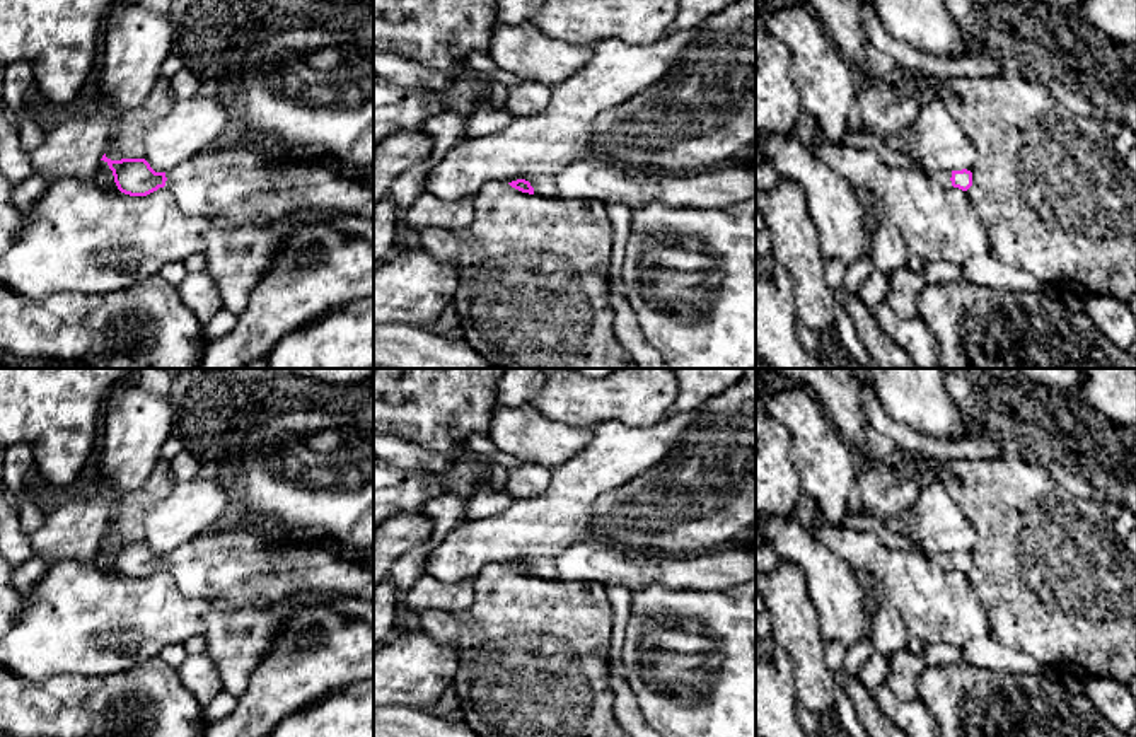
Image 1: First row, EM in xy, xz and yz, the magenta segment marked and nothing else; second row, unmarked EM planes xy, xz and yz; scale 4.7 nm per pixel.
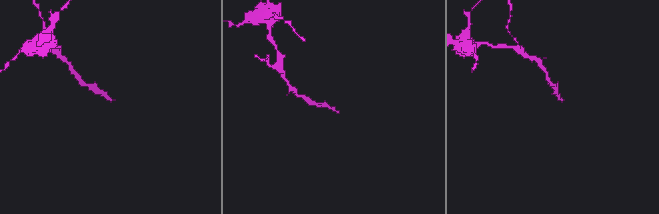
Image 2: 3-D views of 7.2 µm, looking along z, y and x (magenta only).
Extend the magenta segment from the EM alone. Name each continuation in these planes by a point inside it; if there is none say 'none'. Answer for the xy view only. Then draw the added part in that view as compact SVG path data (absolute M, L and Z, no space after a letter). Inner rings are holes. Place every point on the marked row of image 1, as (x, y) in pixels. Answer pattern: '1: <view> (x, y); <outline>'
1: xy (229, 186); M203 150L165 172L165 186L188 215L205 215L213 223L242 225L252 220L275 222L302 212L345 212L374 222L374 186L333 174L317 162L285 160L247 150Z

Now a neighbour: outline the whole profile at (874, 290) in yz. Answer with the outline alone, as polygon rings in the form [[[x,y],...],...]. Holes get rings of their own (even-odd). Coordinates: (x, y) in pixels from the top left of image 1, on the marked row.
[[[875,270],[860,285],[858,297],[872,309],[877,304],[884,304],[889,292],[889,275]]]

